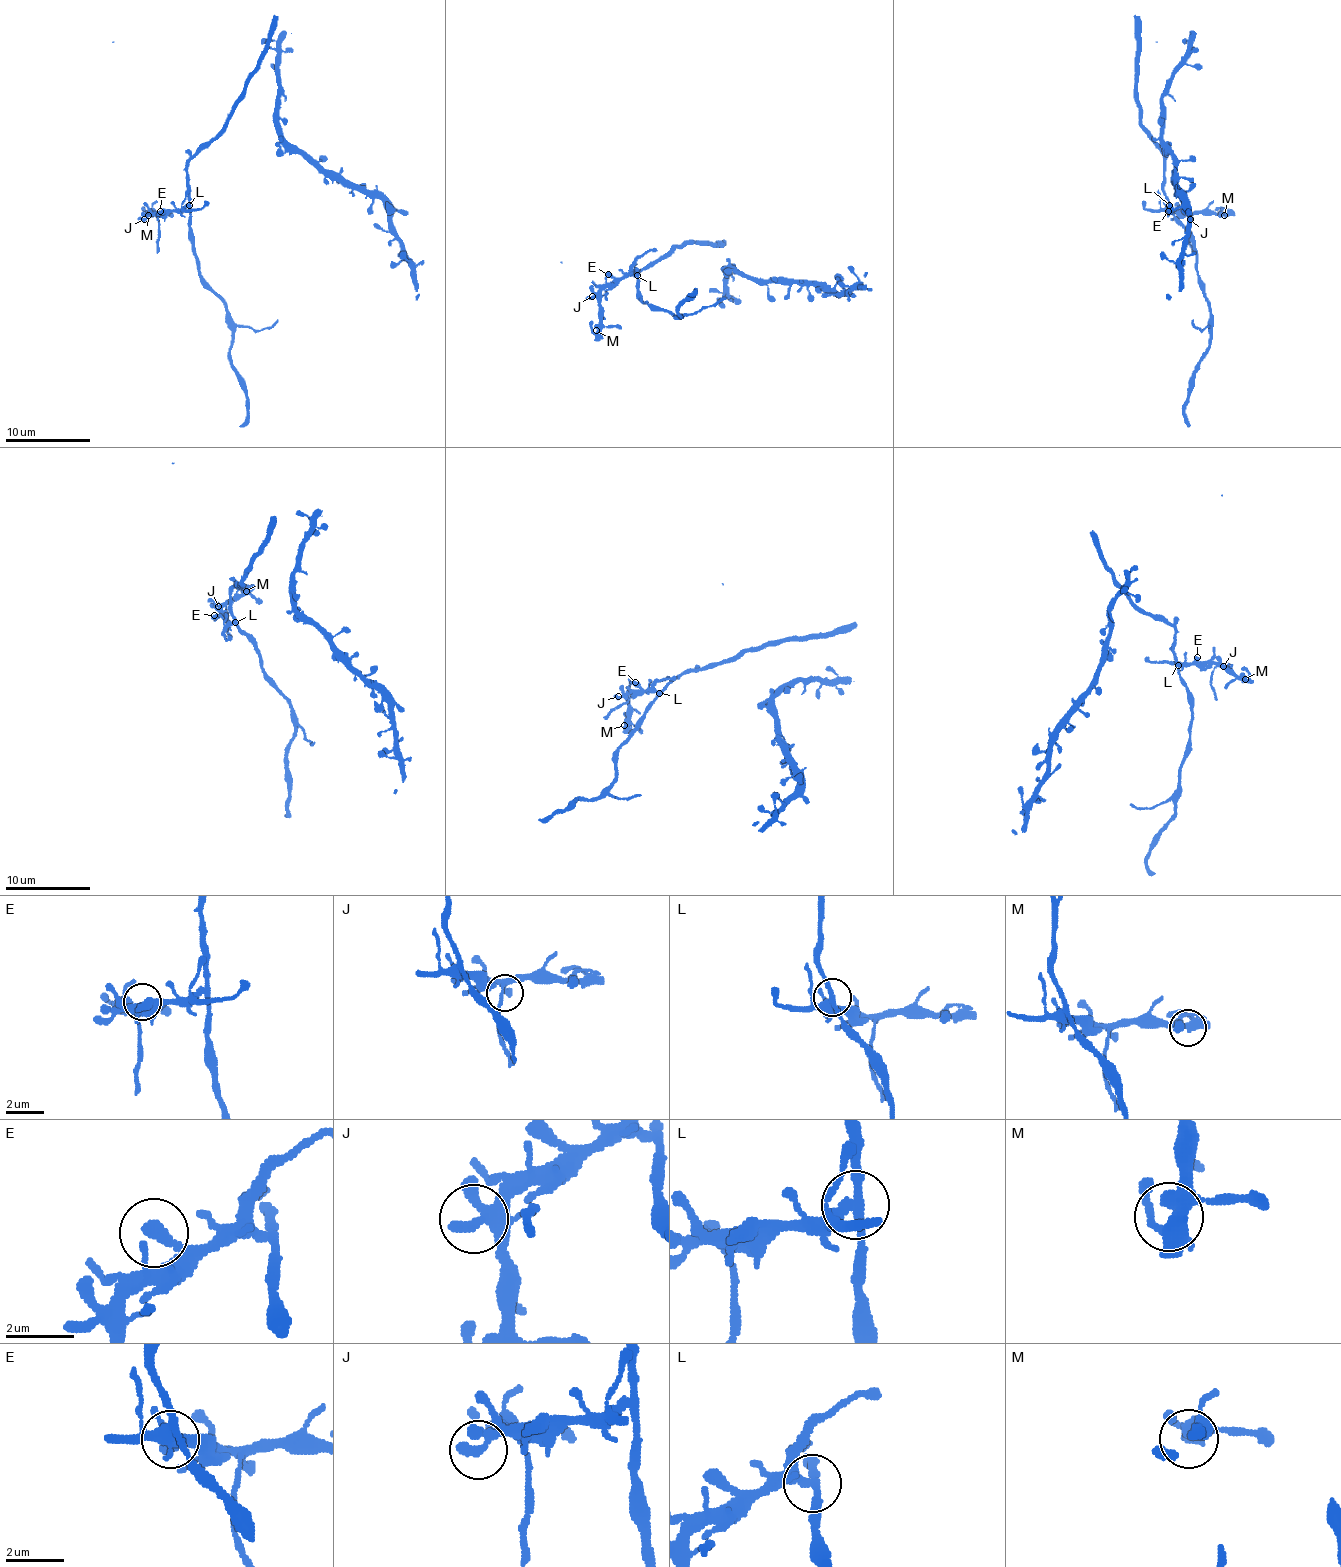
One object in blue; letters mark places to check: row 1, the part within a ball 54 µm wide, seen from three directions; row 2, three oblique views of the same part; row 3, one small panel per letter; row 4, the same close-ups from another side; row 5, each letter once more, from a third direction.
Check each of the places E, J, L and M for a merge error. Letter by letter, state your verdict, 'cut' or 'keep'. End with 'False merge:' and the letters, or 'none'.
E: keep
J: keep
L: cut
M: keep
False merge: L

